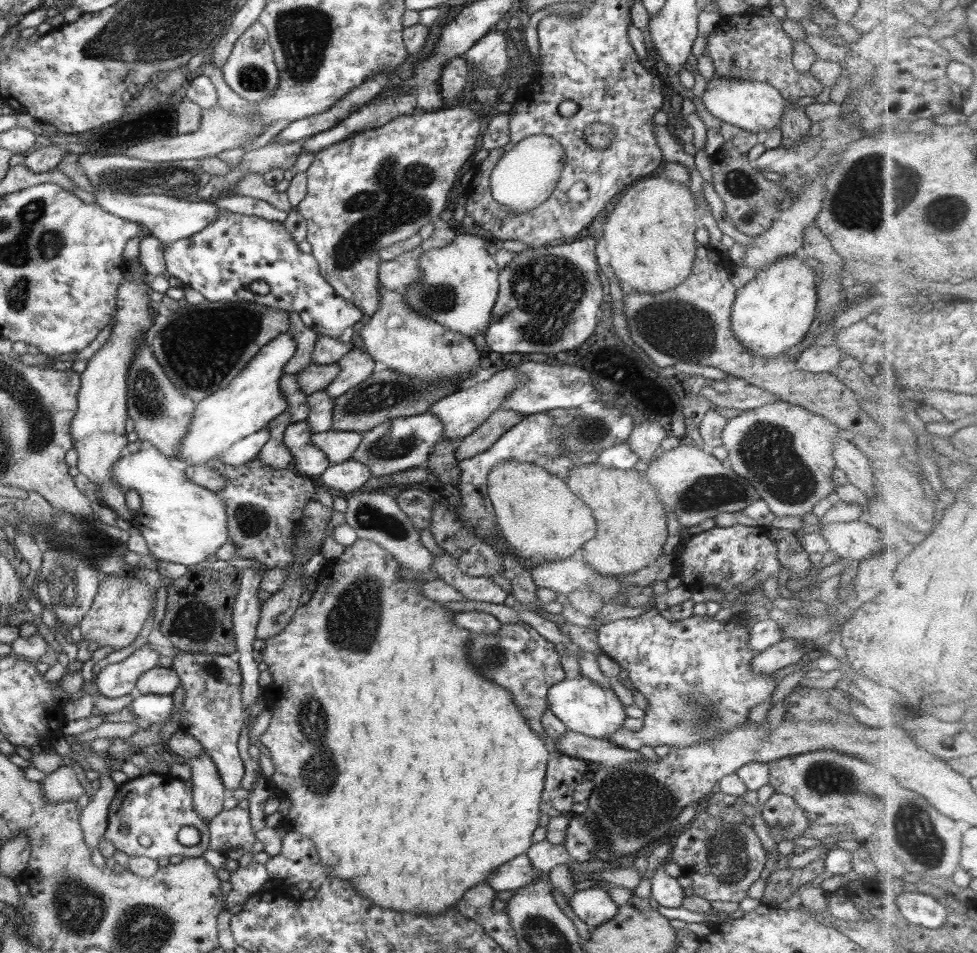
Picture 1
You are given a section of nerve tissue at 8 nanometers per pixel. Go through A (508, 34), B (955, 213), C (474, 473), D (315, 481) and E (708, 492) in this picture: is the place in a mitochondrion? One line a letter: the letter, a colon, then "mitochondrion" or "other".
A: other
B: mitochondrion
C: other
D: other
E: mitochondrion

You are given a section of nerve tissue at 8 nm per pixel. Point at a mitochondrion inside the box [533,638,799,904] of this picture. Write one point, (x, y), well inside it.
(635, 802)

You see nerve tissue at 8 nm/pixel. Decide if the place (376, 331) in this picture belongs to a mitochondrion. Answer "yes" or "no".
no

